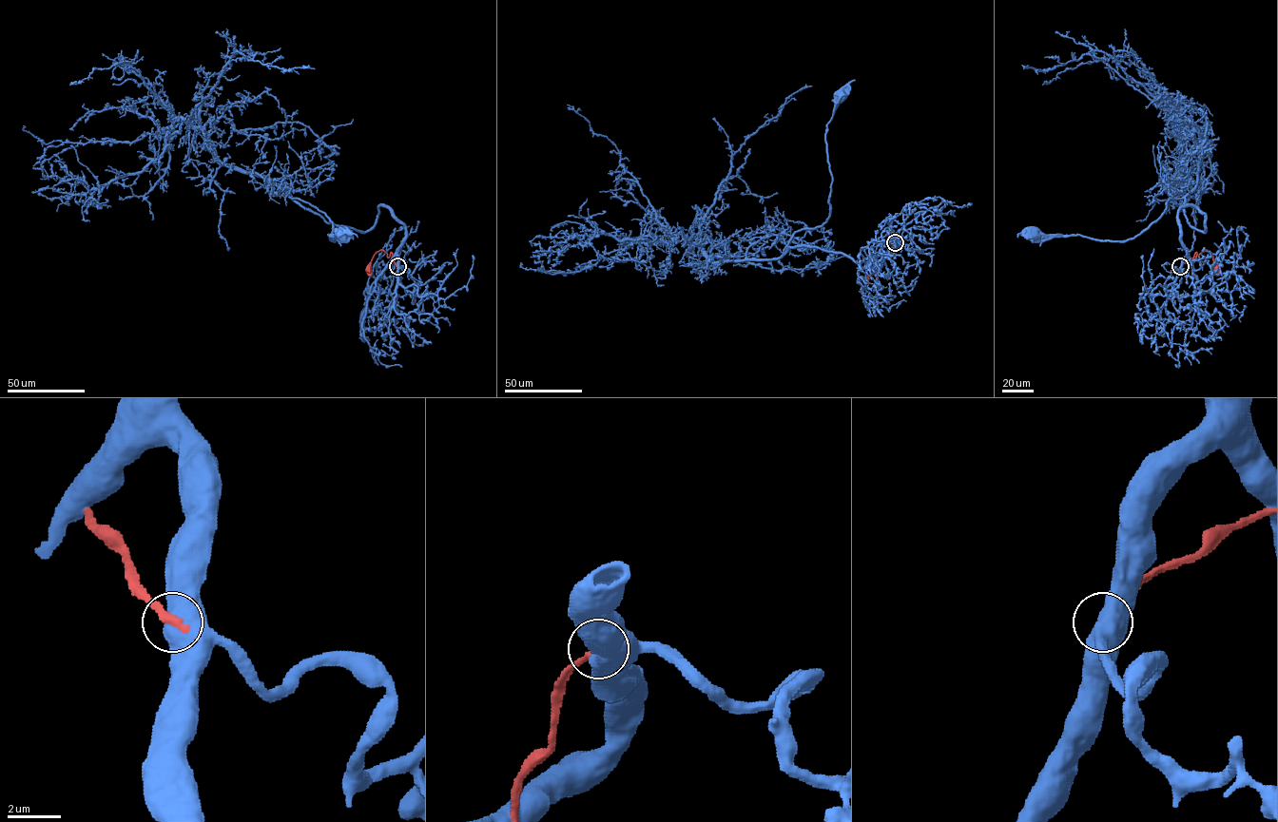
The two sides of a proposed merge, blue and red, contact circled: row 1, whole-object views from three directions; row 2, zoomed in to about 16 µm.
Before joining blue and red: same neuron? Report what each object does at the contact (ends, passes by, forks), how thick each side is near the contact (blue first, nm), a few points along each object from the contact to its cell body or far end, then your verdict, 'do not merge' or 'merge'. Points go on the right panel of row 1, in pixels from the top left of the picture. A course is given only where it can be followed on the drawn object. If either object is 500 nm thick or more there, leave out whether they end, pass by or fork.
calibres 750 and 280 nm; course blue (1181, 266), (1178, 212), (1197, 207), (1205, 231), (1185, 216), (1190, 192), (1122, 240), (1034, 234); course red (1180, 266), (1195, 253), (1195, 258), (1205, 250), (1212, 255), (1216, 267); do not merge

